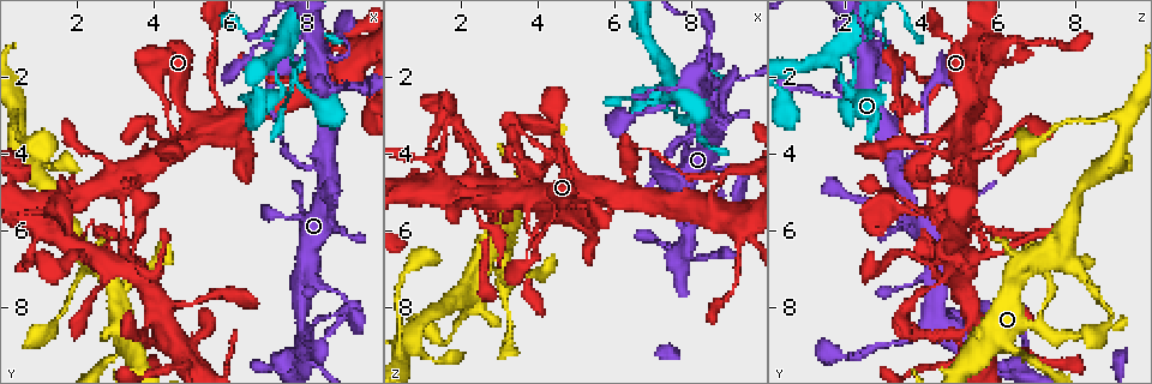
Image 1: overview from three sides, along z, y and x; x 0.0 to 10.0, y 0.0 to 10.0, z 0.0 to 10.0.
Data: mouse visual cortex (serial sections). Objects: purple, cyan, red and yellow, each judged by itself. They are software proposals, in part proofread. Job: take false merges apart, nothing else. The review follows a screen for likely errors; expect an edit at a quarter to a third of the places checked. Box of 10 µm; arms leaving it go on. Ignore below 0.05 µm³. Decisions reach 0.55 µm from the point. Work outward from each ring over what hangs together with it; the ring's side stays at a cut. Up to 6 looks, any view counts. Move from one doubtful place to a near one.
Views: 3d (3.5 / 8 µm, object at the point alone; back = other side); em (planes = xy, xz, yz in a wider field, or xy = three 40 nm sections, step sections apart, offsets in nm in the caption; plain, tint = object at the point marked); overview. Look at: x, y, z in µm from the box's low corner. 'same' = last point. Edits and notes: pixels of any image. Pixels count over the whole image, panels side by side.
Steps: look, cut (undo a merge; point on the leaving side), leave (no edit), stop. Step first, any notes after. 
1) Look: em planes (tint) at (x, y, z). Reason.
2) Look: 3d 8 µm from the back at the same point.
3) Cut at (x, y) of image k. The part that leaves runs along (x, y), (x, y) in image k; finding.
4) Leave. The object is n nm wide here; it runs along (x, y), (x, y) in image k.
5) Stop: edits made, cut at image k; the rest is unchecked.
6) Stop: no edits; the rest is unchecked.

Look: 3d 8 µm at (4.80, 3.65, 4.95). Four or more arms meet.

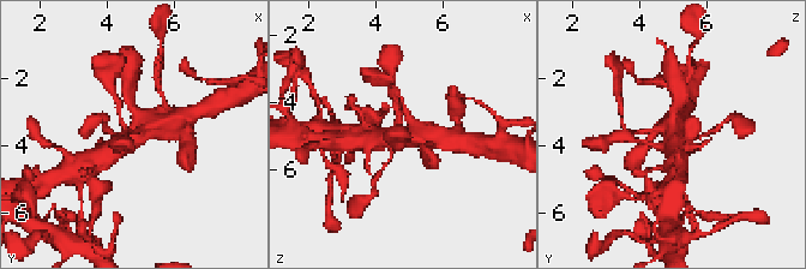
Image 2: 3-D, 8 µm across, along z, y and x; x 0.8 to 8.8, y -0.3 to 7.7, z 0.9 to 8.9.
Look: 3d 3.5 µm at the same point. Zoom in.

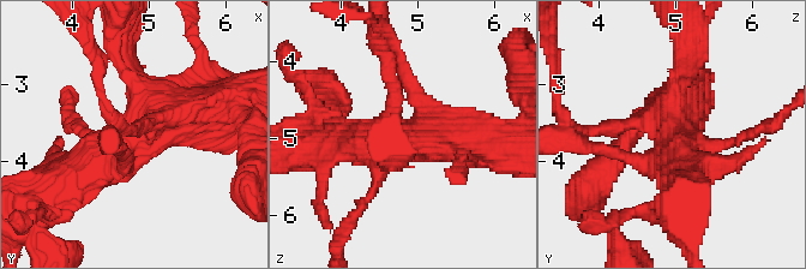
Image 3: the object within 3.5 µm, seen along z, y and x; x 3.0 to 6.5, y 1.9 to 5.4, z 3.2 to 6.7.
Look: em planes (tint) at (4.85, 3.65, 5.00).

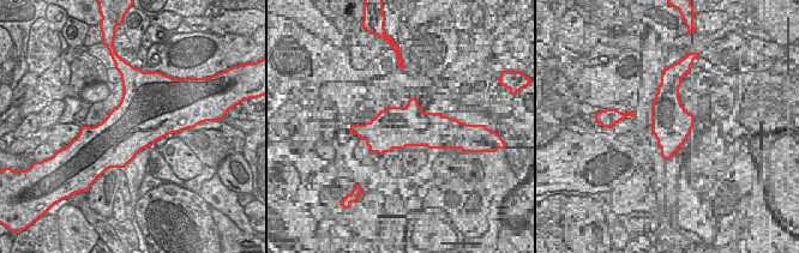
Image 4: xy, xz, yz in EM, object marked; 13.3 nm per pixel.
Leave. It runs along (121, 51), (150, 121), (84, 169) in image 3; continuous, no second cell.

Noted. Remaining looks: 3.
Look: 3d 3.5 µm at (7.90, 7.30, 4.20). Three-way junction.

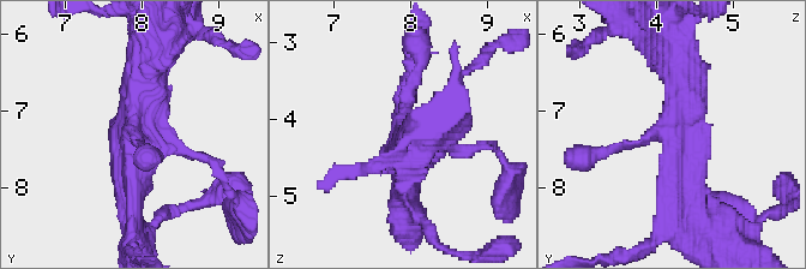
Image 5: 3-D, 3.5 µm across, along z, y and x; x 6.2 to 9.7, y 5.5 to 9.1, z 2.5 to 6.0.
Look: em planes (tint) at (7.85, 7.25, 4.15). Need the tissue.

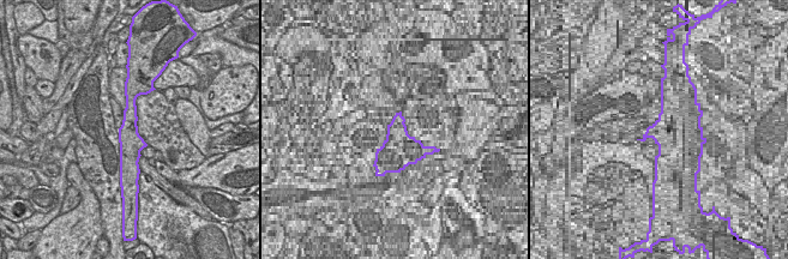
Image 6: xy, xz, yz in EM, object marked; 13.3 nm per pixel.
Look: em xy step 3 (tint) at the same point.

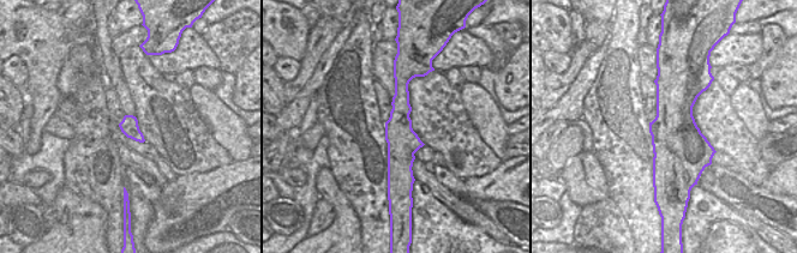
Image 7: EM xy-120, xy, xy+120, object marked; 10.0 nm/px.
Leave. It runs along (403, 77), (400, 170), (390, 180) in image 7; all the same cell.

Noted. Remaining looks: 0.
Stop: no edits; the rest is unchecked.

